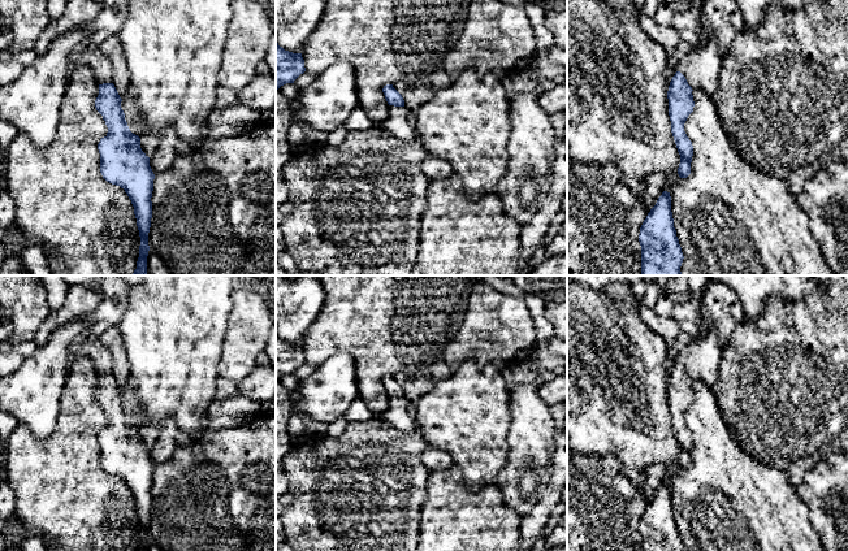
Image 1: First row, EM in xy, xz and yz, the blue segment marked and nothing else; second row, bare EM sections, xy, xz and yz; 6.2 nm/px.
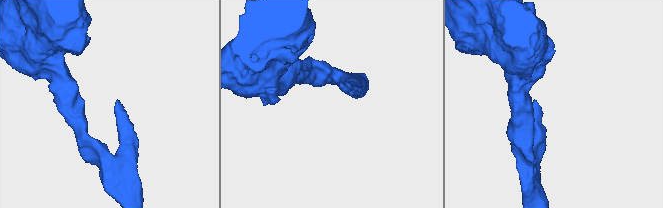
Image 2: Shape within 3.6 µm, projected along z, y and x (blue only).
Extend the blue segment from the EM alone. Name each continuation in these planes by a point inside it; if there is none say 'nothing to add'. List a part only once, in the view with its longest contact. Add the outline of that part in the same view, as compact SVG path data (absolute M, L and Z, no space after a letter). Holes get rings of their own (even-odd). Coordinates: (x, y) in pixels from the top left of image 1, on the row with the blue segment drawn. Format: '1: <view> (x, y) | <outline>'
1: yz (701, 68) | M700 21L701 47L691 51L679 60L678 71L680 71L692 90L701 90L708 96L713 96L718 87L722 56L713 35L704 32L704 25Z

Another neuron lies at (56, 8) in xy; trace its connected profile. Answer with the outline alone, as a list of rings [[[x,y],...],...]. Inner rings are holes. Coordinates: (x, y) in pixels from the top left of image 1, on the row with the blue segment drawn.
[[[47,0],[47,10],[52,19],[60,18],[66,10],[69,0]]]

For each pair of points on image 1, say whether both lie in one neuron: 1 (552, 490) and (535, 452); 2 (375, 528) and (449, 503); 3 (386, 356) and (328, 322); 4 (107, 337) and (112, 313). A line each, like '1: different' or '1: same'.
1: different
2: different
3: same
4: different

